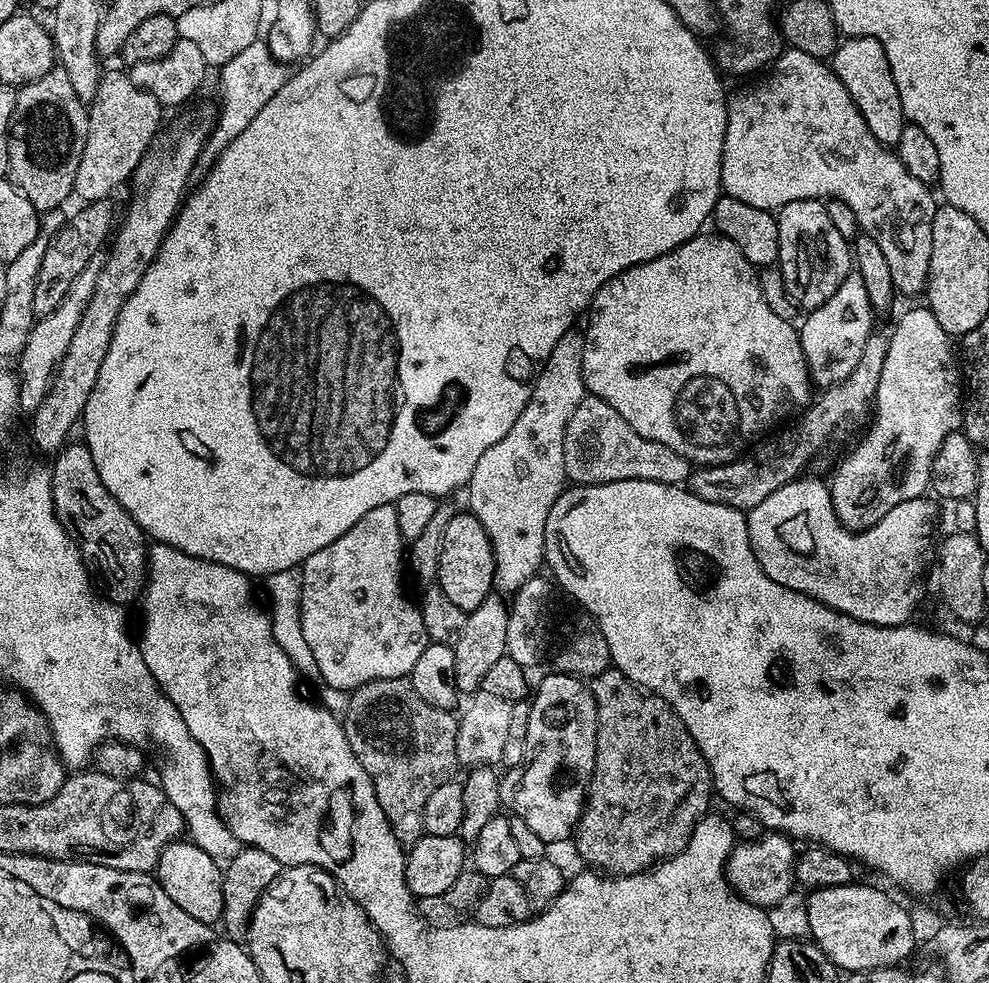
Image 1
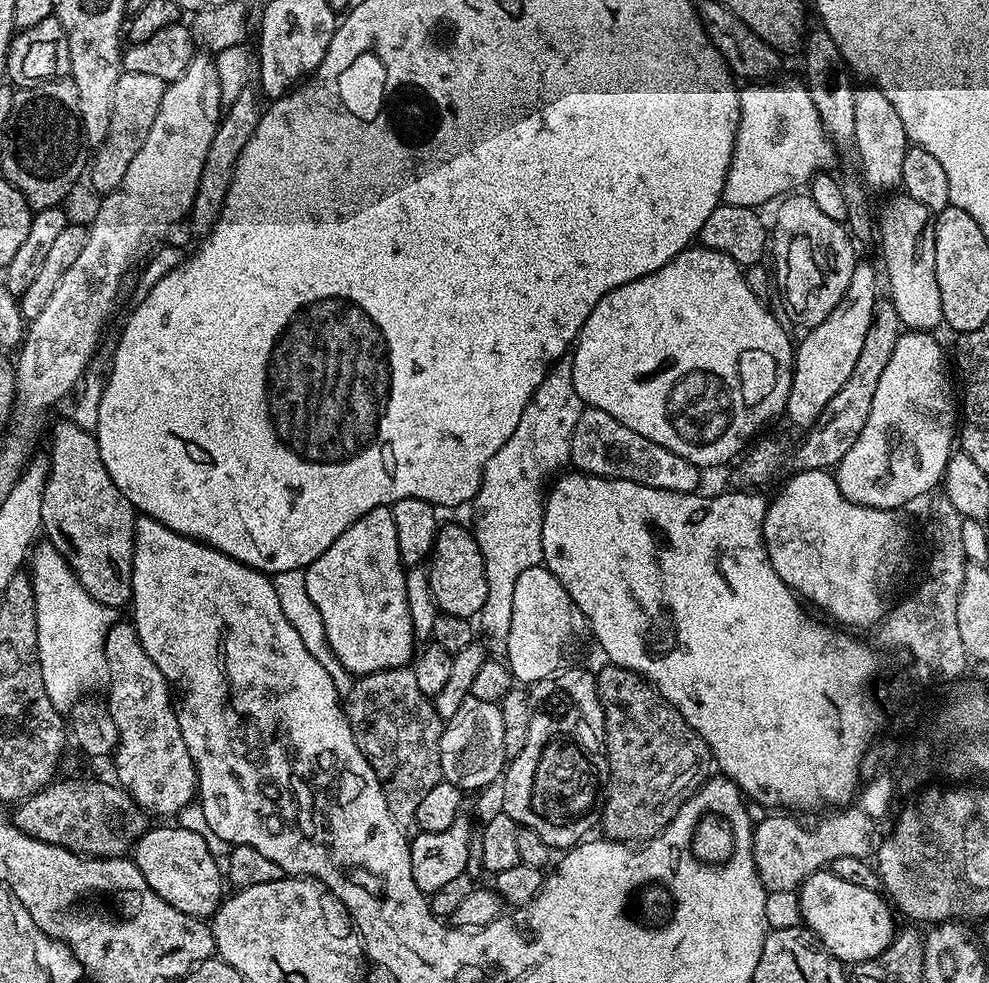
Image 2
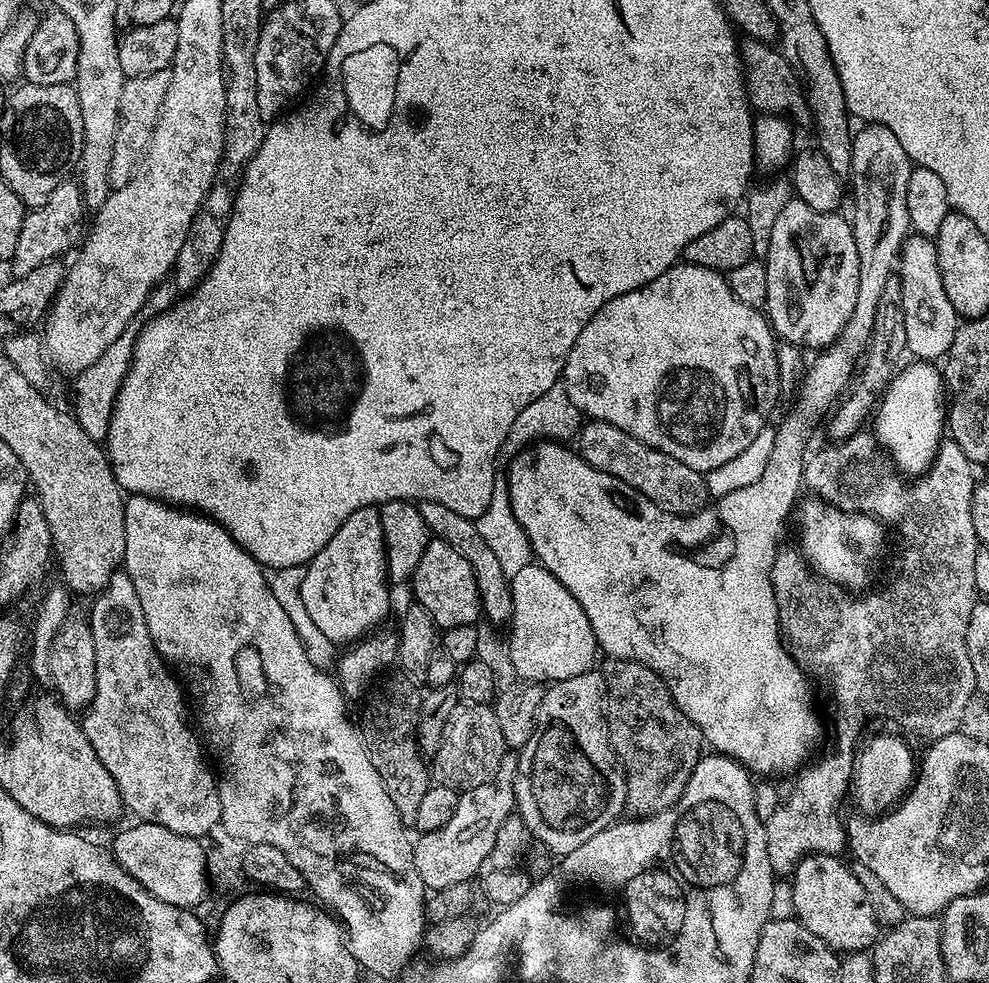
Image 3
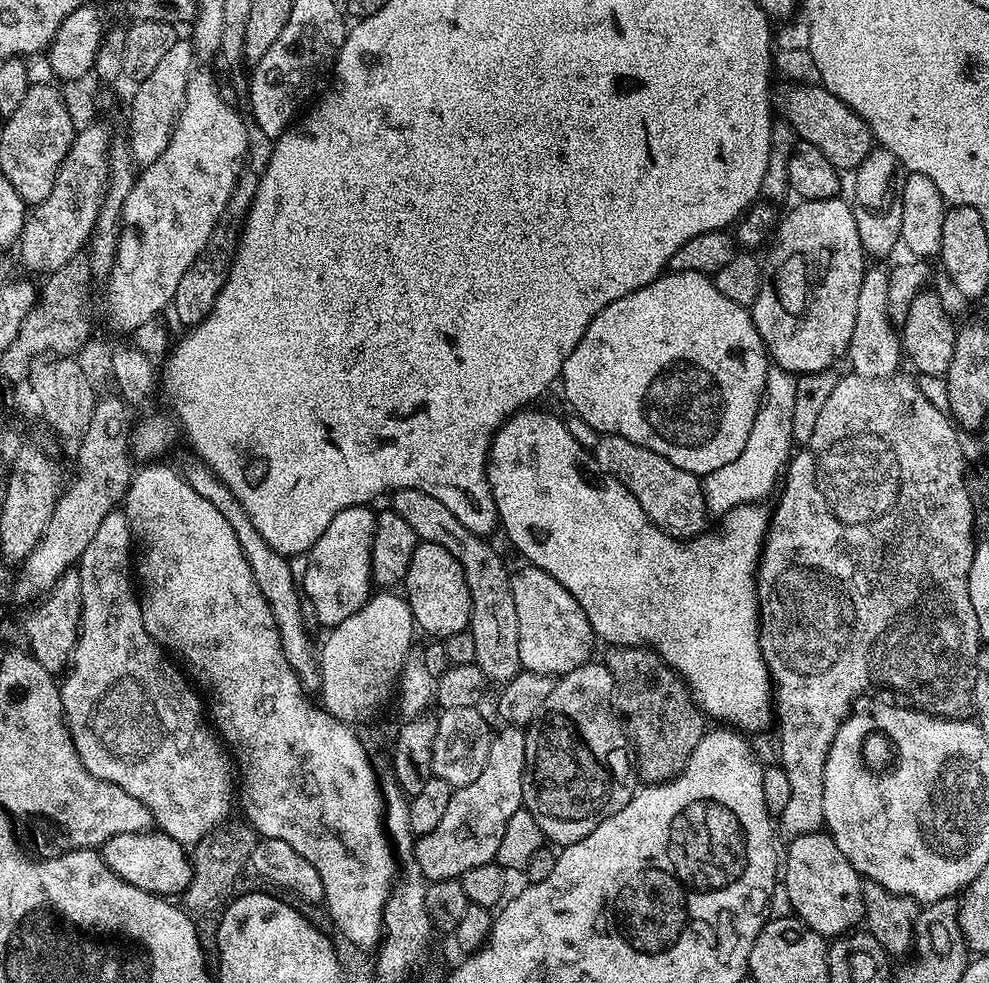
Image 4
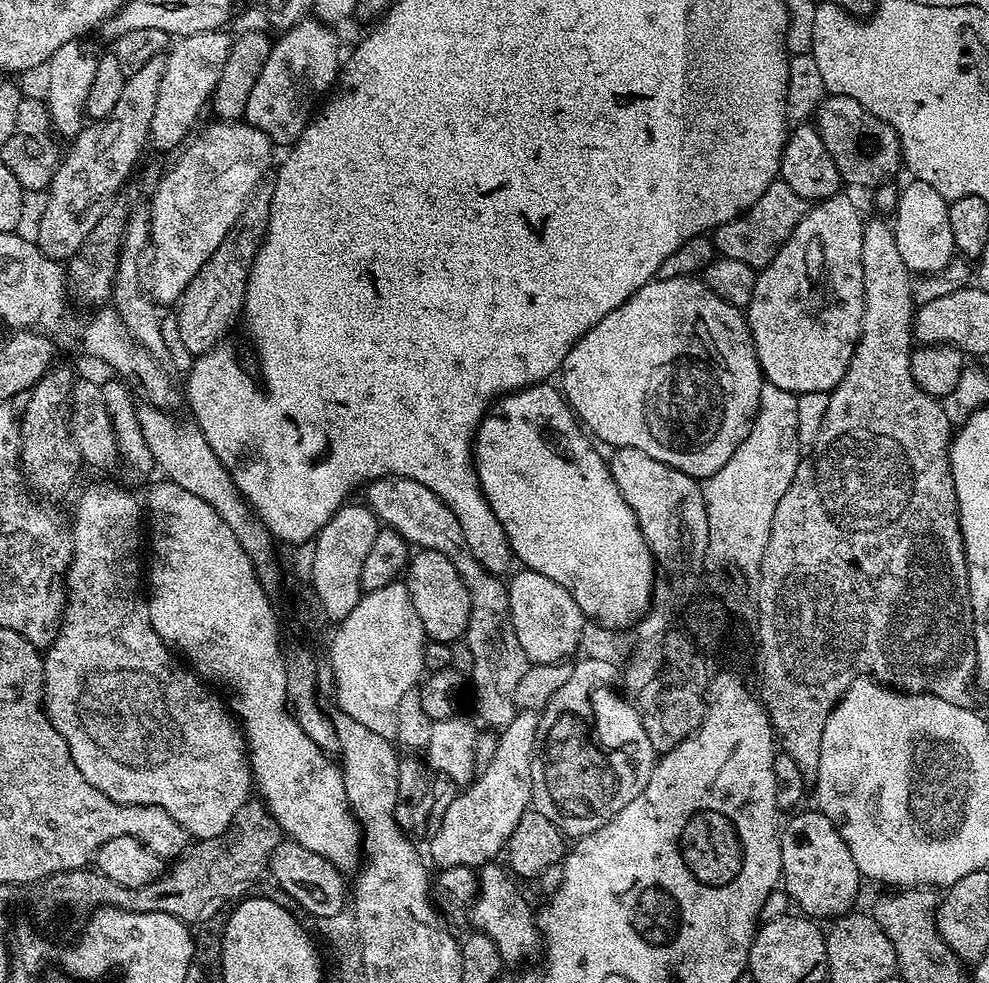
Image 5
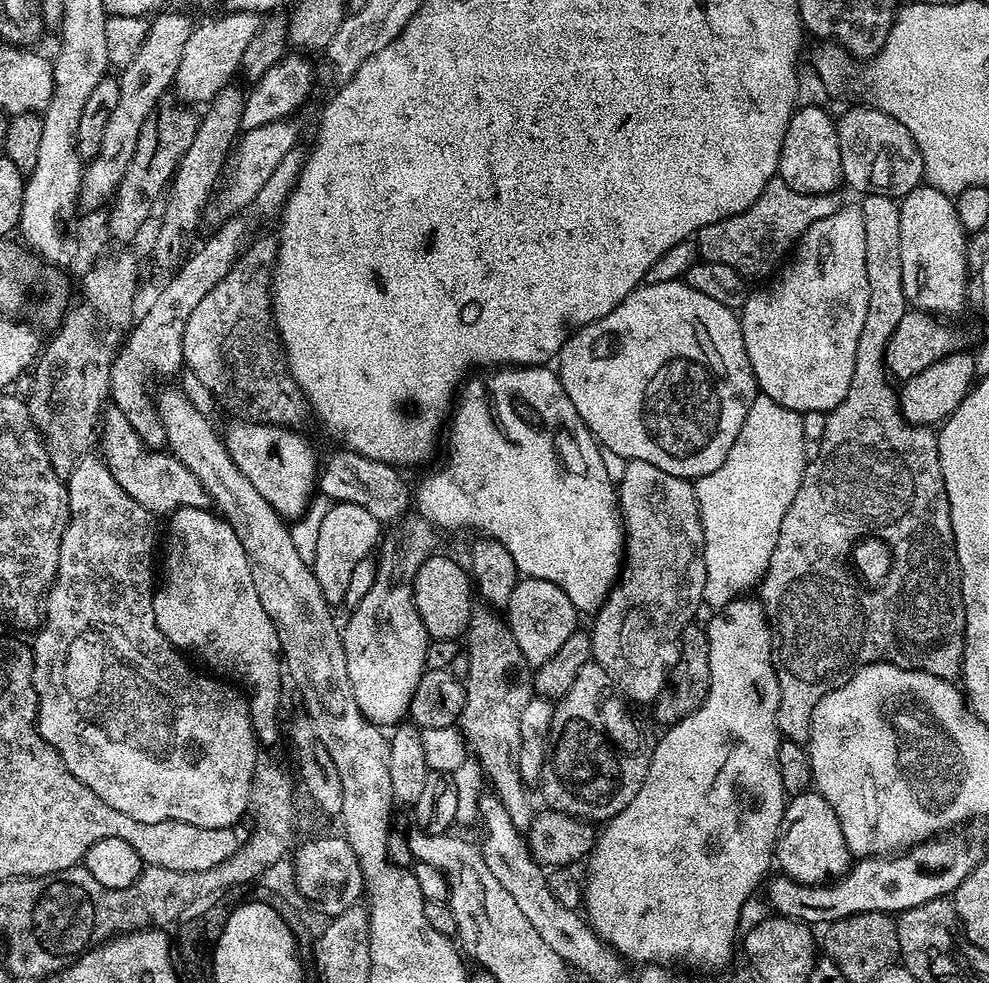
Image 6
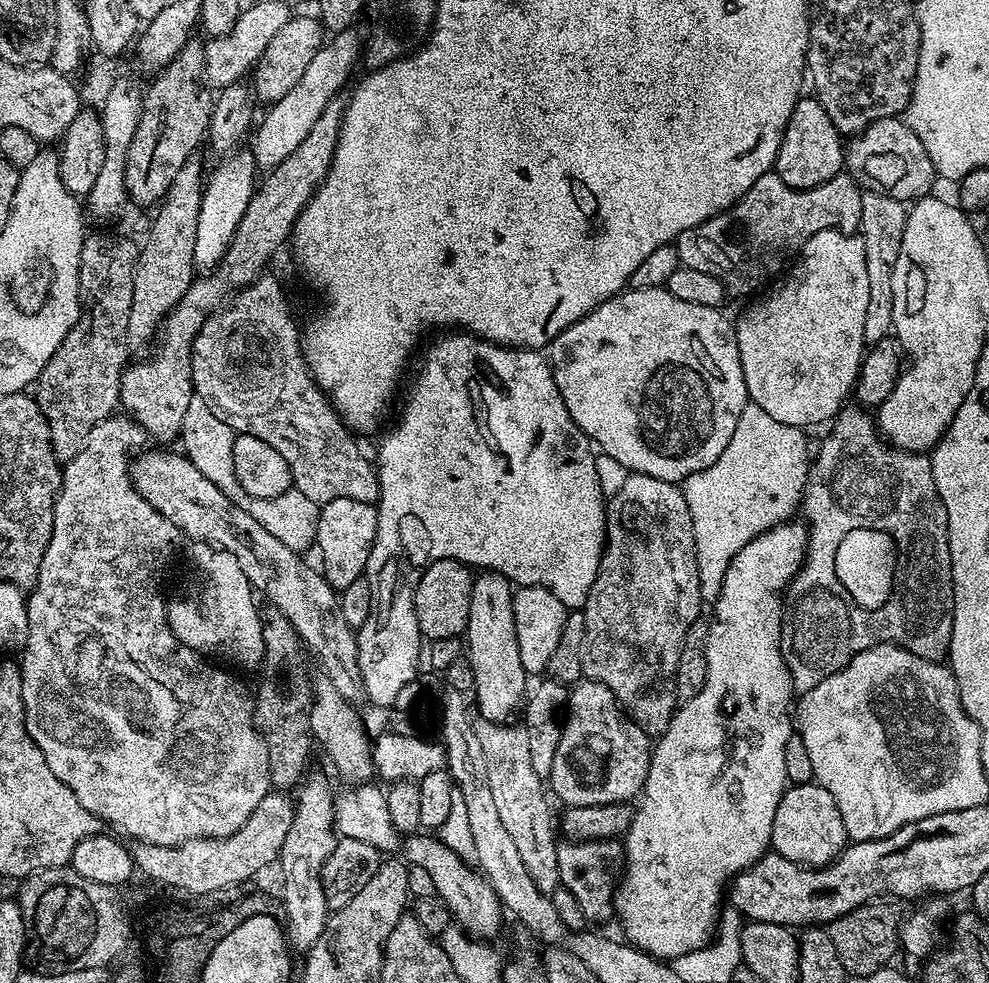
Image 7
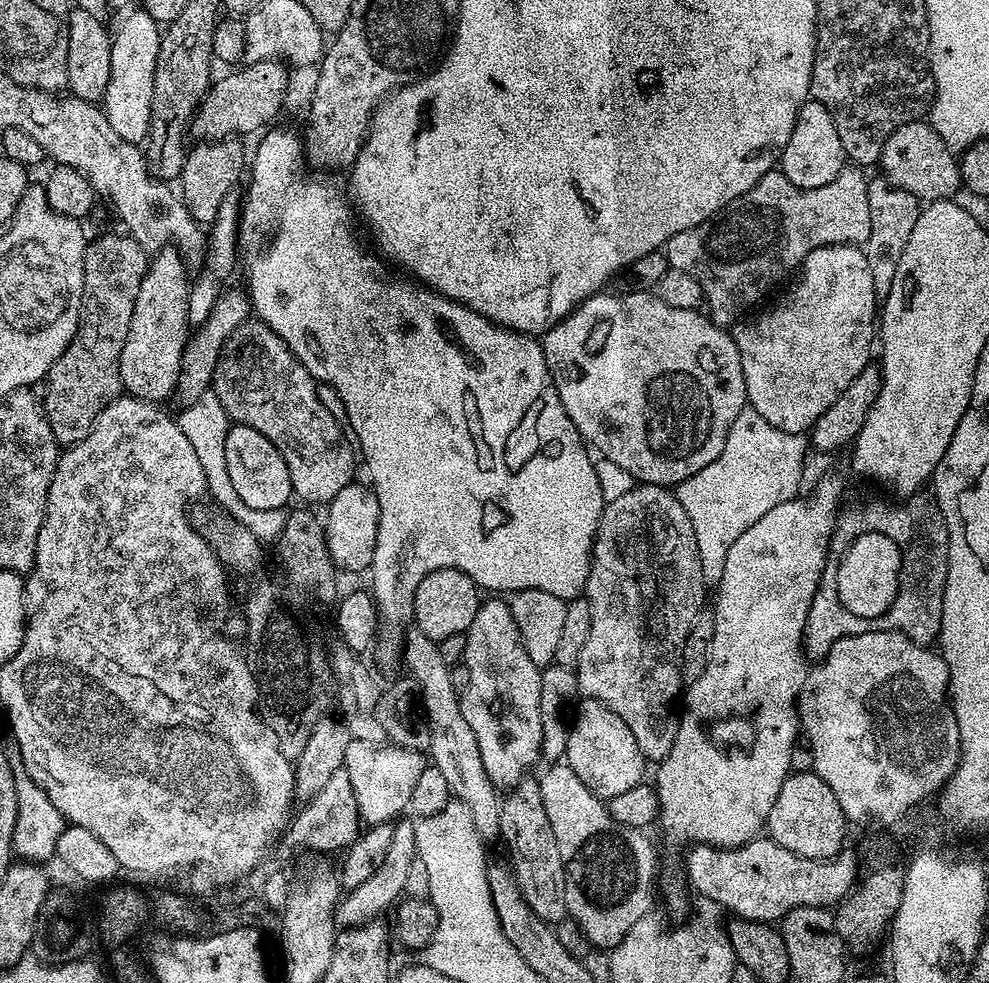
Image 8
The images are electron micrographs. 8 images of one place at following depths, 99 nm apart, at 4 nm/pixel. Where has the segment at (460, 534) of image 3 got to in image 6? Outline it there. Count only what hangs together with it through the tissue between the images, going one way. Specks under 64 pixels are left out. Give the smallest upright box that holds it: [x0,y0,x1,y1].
[318,450,534,830]

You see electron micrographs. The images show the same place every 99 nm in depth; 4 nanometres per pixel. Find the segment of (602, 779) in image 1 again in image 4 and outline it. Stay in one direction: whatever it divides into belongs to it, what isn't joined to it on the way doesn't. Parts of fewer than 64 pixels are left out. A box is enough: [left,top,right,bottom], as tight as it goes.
[606,646,704,785]

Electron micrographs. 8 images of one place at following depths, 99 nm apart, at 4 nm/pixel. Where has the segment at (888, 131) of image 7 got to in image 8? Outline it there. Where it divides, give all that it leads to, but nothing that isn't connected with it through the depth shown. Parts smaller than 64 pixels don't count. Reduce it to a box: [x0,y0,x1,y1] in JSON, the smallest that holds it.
[878,119,962,202]

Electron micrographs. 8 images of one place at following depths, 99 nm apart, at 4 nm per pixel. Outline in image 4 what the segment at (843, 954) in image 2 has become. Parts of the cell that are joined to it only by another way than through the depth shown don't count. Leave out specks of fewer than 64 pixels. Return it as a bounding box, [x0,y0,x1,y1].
[782,830,864,938]

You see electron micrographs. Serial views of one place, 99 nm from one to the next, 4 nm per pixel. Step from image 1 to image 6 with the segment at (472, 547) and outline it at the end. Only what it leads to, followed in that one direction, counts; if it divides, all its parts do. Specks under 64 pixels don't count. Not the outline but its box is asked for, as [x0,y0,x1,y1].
[412,555,474,641]

